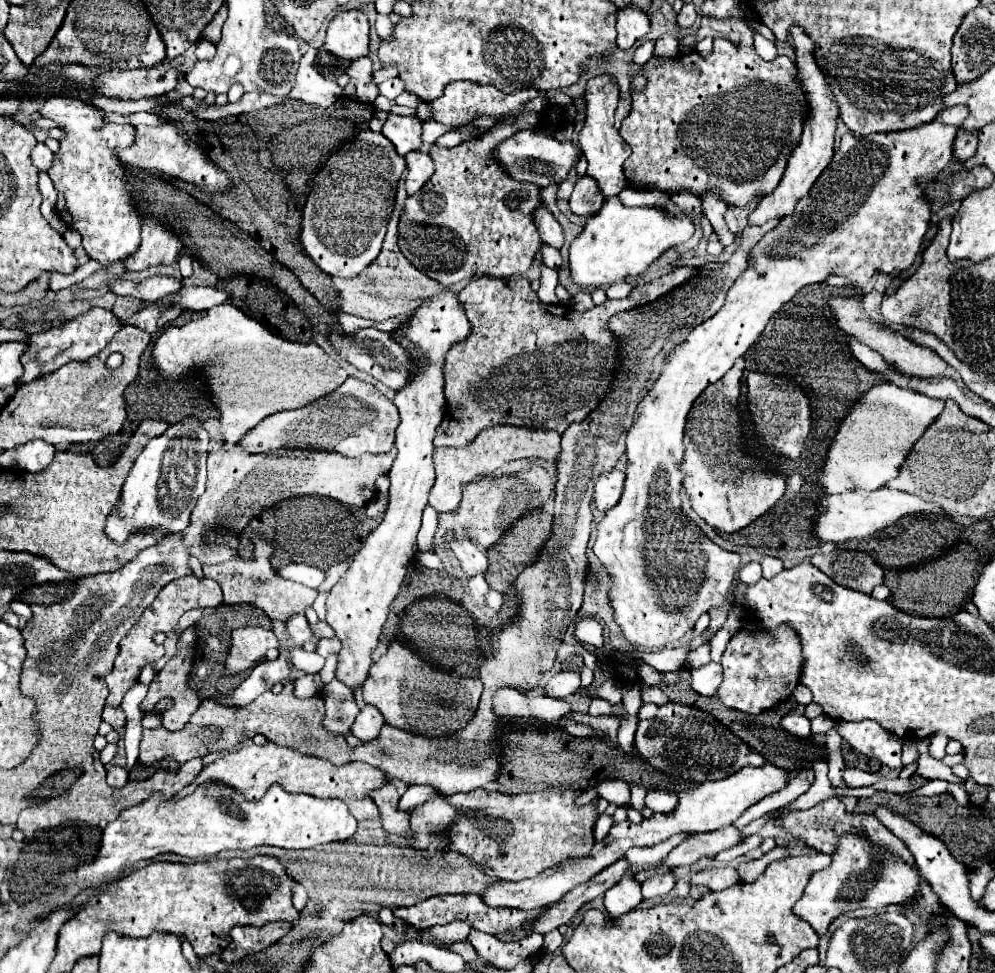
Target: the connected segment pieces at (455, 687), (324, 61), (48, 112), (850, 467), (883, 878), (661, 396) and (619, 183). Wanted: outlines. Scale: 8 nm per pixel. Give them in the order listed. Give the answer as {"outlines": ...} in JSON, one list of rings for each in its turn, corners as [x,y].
{"outlines":[[[[395,640],[387,654],[371,666],[369,678],[363,684],[363,698],[367,704],[375,704],[379,708],[385,724],[427,738],[439,738],[455,734],[469,724],[475,716],[481,690],[483,684],[479,678],[457,678],[439,672],[421,660],[407,644]]],[[[321,50],[321,52],[317,54],[317,60],[315,60],[313,64],[315,64],[317,72],[319,72],[321,76],[325,76],[327,80],[337,80],[337,78],[349,68],[349,62],[337,60],[335,56],[327,54],[325,50]]],[[[47,98],[41,114],[63,124],[67,134],[61,140],[61,150],[55,156],[51,170],[47,172],[57,190],[55,210],[65,224],[83,236],[87,256],[107,270],[113,262],[125,260],[139,248],[143,216],[127,188],[131,184],[131,176],[121,168],[115,154],[135,142],[135,128],[129,124],[105,124],[99,130],[97,124],[103,124],[103,110],[81,100]]],[[[889,382],[873,386],[841,422],[827,452],[825,466],[817,474],[817,484],[827,494],[877,490],[887,486],[889,480],[897,478],[901,464],[913,450],[913,442],[917,442],[925,428],[941,416],[943,404],[943,400],[933,400],[925,394],[917,394]]],[[[843,834],[837,846],[837,852],[833,854],[833,862],[827,868],[813,874],[801,900],[793,904],[793,914],[809,922],[809,926],[817,930],[817,936],[821,938],[827,934],[829,924],[837,916],[849,910],[857,910],[857,908],[883,910],[889,906],[899,908],[909,904],[909,900],[917,894],[917,888],[919,888],[917,870],[897,858],[877,862],[875,860],[877,854],[881,854],[881,850],[877,848],[877,844],[869,842],[867,838]]],[[[955,106],[941,112],[931,124],[913,130],[873,134],[867,138],[845,134],[833,162],[817,178],[811,192],[797,202],[793,214],[781,218],[781,222],[759,240],[759,246],[751,248],[749,266],[729,288],[731,296],[727,296],[721,310],[691,330],[689,338],[673,350],[653,390],[637,406],[633,426],[627,432],[625,488],[621,500],[607,510],[599,522],[593,546],[611,580],[609,600],[613,618],[633,646],[665,648],[683,638],[701,614],[729,600],[741,570],[741,556],[711,542],[681,510],[683,428],[691,404],[709,384],[715,384],[729,372],[737,356],[743,356],[759,338],[769,318],[801,288],[823,282],[831,274],[845,276],[855,284],[867,284],[873,274],[899,274],[913,266],[931,218],[931,200],[925,196],[925,184],[933,182],[951,162],[953,140],[967,114],[969,110],[965,106]]],[[[597,76],[589,80],[585,88],[585,98],[587,98],[587,120],[579,132],[579,146],[589,164],[587,176],[591,176],[597,182],[597,188],[605,198],[617,196],[621,190],[627,188],[625,174],[623,174],[623,162],[631,154],[631,148],[625,144],[625,140],[621,140],[619,132],[613,128],[613,114],[619,102],[619,86],[613,76]]]]}

